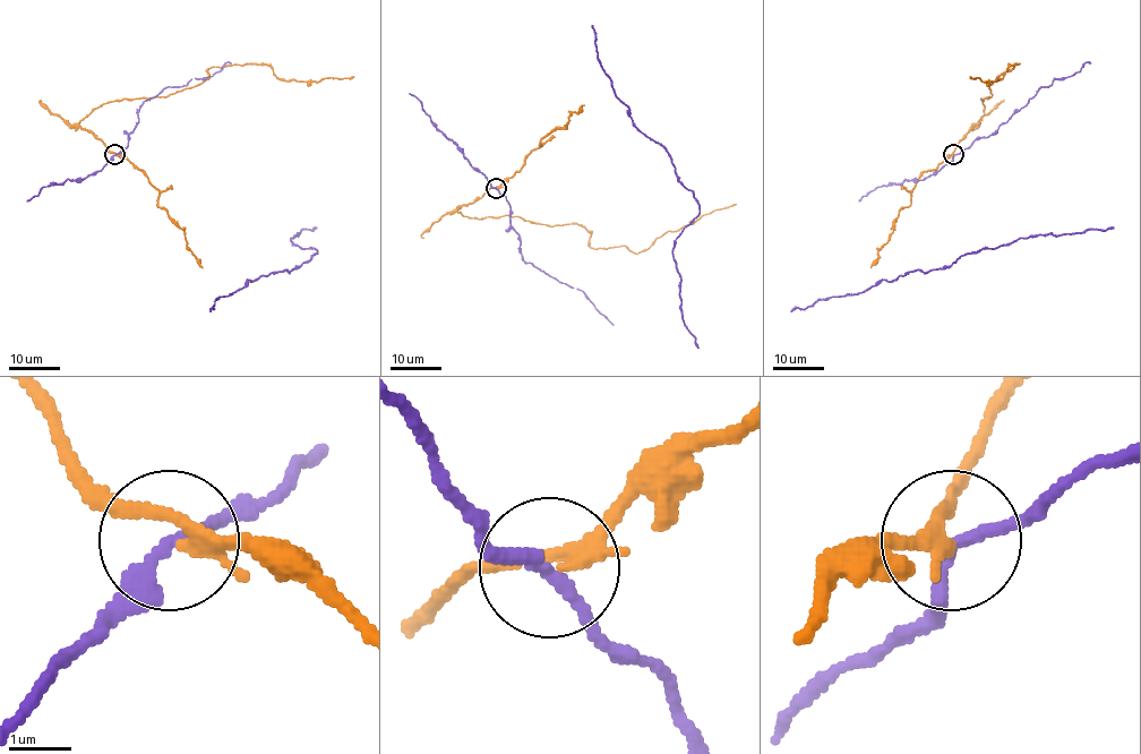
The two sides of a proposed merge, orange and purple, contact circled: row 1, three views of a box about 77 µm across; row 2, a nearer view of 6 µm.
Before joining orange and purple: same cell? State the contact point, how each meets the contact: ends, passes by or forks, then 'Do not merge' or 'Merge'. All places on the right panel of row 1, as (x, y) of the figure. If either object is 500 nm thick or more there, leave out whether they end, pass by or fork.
Place: (953, 154). At the ring orange forks. At the ring purple passes by. Do not merge

